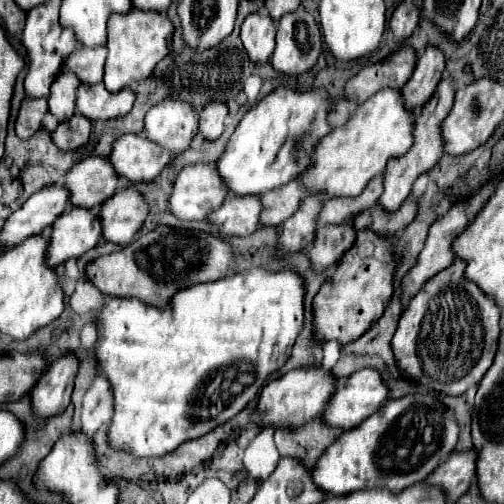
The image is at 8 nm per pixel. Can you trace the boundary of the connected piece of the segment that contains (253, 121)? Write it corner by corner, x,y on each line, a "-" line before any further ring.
278,87
258,105
254,105
236,131
232,133
226,151
218,159
216,167
226,181
230,193
236,195
262,195
290,179
298,177
308,165
312,165
312,153
326,133
332,131
328,123
330,97
324,87
300,91
292,87

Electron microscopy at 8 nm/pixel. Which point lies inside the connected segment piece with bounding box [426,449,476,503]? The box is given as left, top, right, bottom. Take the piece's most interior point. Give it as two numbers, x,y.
454,475

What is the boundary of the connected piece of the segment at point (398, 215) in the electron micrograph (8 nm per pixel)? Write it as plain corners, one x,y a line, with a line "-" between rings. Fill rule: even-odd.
406,199
400,209
396,211
388,211
380,205
366,209
364,213
360,213
360,217
356,217
354,225
356,229
374,229
378,235
396,235
400,233
408,223
414,221
418,213
418,201
416,199

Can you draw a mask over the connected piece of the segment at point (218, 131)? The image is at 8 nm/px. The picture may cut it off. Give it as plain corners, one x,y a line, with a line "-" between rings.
212,101
212,105
206,105
200,113
200,133
204,139
218,139
224,131
224,119
228,115
228,105
224,101

